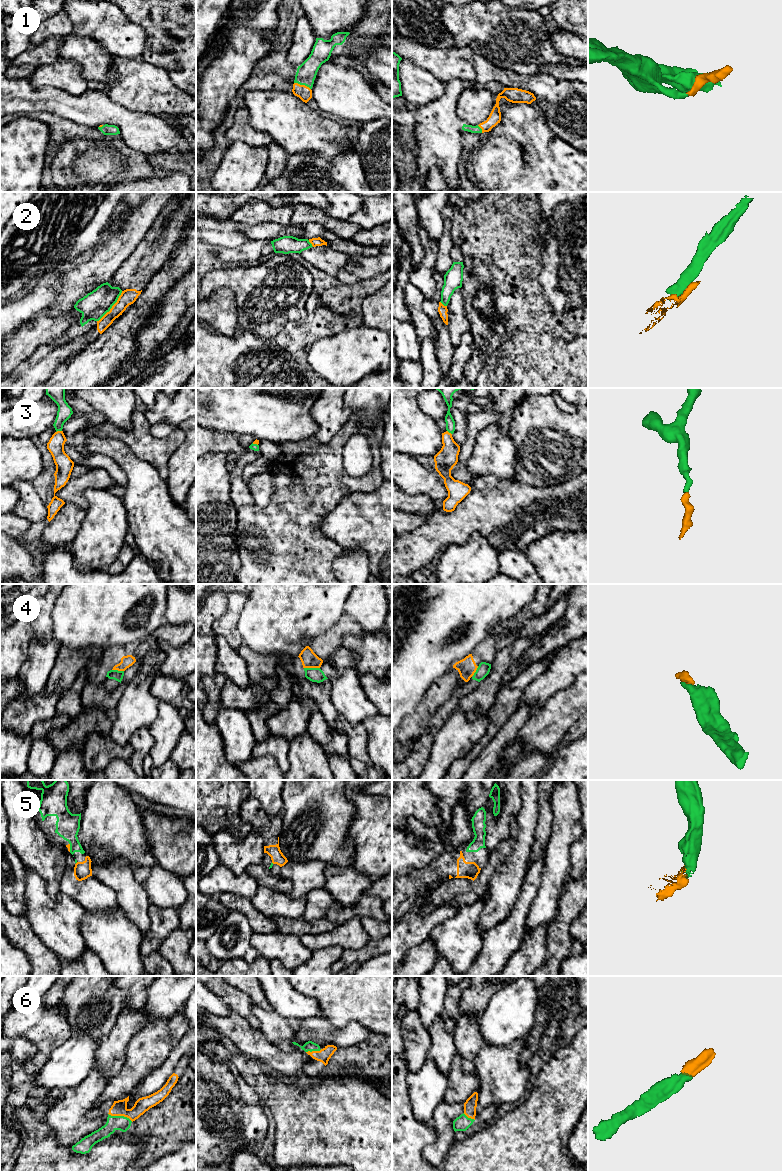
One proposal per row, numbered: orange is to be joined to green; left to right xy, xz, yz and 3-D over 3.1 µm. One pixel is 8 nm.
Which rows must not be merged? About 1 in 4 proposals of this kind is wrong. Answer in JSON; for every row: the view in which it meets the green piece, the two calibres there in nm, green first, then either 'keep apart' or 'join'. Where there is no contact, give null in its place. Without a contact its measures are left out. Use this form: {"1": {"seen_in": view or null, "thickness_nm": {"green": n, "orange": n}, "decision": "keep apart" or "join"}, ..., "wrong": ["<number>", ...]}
{"1": {"seen_in": "xz", "thickness_nm": {"green": 160, "orange": 110}, "decision": "join"}, "2": {"seen_in": "xy", "thickness_nm": {"green": 220, "orange": 120}, "decision": "keep apart"}, "3": {"seen_in": "xy", "thickness_nm": {"green": 120, "orange": 130}, "decision": "join"}, "4": {"seen_in": "xz", "thickness_nm": {"green": 110, "orange": 140}, "decision": "keep apart"}, "5": {"seen_in": "xy", "thickness_nm": {"green": 190, "orange": 30}, "decision": "join"}, "6": {"seen_in": "xy", "thickness_nm": {"green": 120, "orange": 130}, "decision": "join"}, "wrong": ["2", "4"]}

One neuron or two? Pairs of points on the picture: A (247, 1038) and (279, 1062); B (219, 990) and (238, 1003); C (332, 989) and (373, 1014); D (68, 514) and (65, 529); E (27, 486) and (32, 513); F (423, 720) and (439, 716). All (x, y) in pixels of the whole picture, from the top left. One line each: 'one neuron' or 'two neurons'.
A: one neuron
B: one neuron
C: one neuron
D: one neuron
E: one neuron
F: two neurons

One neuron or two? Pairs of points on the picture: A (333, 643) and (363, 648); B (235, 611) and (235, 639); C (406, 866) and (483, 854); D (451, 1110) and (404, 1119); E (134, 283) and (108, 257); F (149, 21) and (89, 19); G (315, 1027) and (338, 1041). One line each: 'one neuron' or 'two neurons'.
A: two neurons
B: one neuron
C: two neurons
D: two neurons
E: two neurons
F: two neurons
G: one neuron

